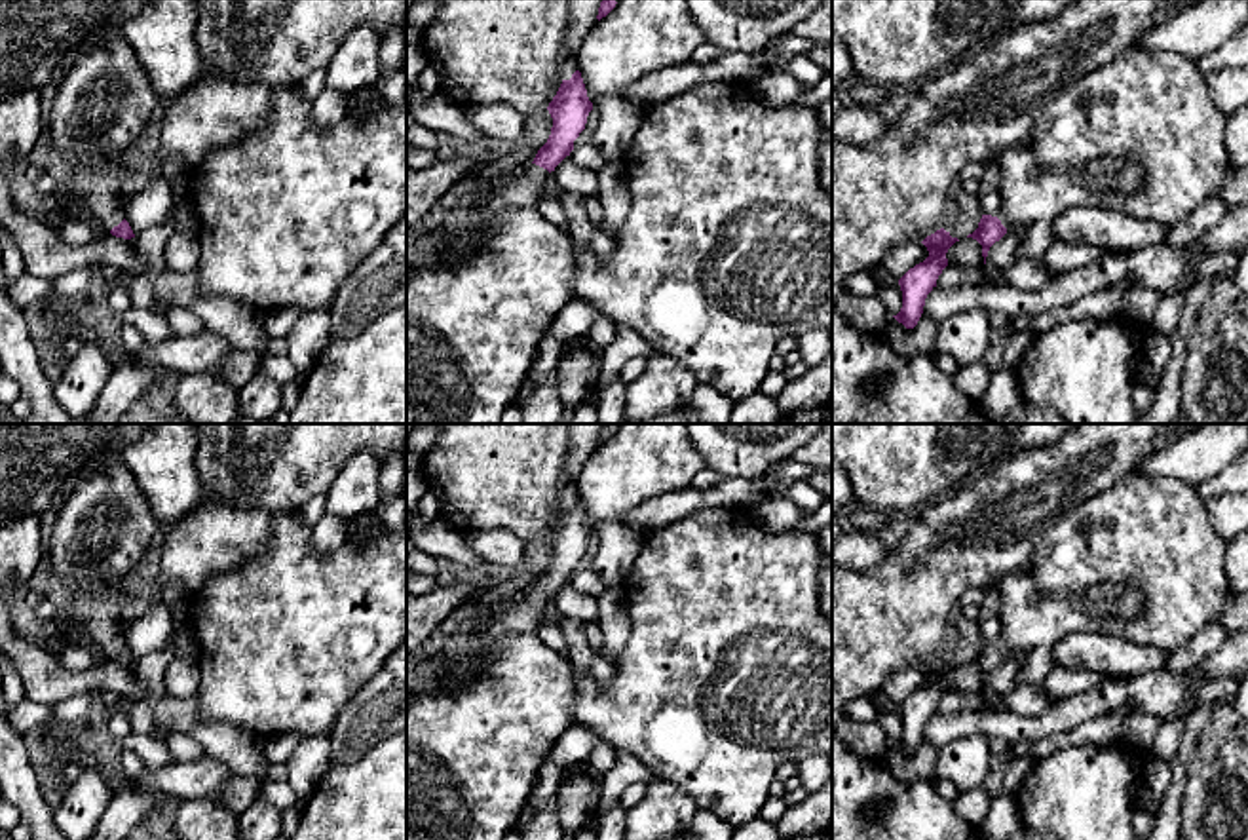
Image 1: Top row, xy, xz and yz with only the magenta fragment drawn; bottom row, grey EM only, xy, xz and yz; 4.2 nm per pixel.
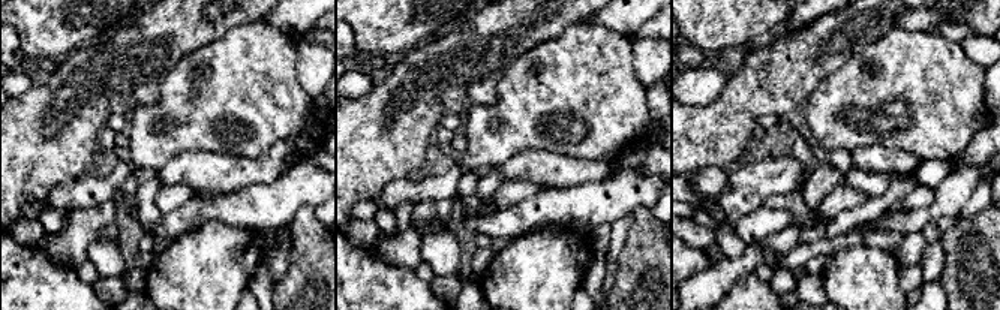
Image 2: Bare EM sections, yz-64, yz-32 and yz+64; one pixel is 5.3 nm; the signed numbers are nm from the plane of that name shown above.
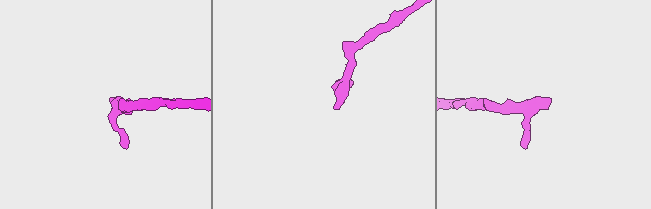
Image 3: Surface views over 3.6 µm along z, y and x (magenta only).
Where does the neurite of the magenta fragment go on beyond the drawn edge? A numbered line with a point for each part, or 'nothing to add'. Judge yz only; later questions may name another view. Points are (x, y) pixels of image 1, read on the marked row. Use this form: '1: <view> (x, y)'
1: yz (1142, 135)

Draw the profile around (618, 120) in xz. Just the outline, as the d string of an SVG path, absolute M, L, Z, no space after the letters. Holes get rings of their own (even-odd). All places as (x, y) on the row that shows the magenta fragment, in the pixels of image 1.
M600 97L593 103L598 116L591 143L604 162L623 162L634 133L642 124L644 108L623 97Z

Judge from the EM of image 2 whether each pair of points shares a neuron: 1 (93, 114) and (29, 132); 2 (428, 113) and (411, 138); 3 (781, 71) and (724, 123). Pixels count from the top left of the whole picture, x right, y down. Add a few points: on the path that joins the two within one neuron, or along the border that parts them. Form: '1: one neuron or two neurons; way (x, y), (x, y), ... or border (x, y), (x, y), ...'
1: one neuron; way (77, 119), (63, 119), (50, 132), (45, 132)
2: one neuron; way (422, 119), (411, 132)
3: one neuron; way (768, 84), (738, 110)

